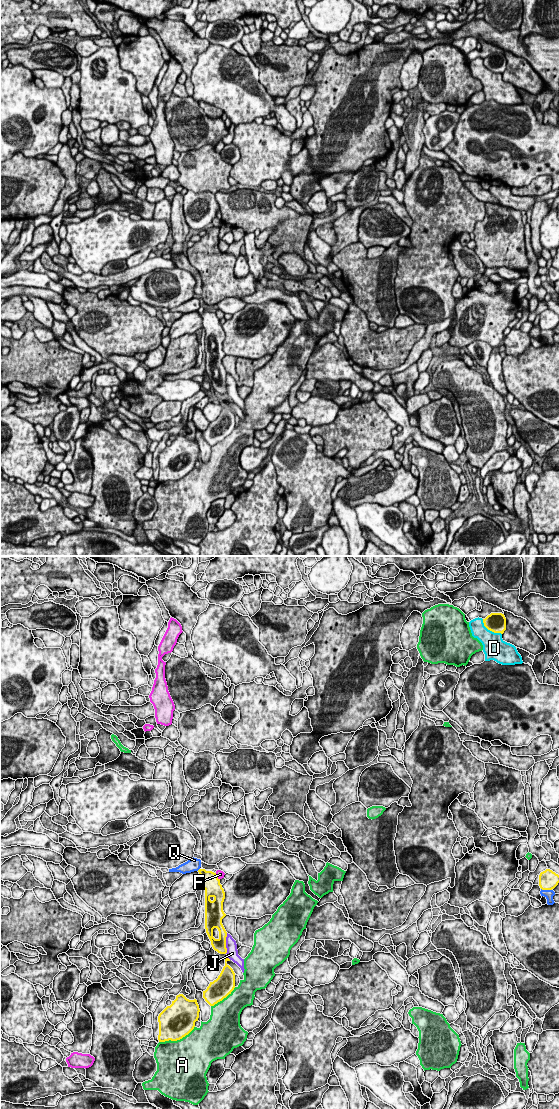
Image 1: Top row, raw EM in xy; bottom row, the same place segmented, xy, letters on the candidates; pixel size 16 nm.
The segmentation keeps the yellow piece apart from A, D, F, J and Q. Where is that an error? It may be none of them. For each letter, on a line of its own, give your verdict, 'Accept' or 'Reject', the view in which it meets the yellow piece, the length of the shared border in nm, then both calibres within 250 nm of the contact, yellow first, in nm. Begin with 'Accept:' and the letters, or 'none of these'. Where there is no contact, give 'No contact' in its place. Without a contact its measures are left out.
Accept: J
A: Reject. Touches yellow in xy. Shared border 650 nm. Thickness 500 nm (yellow) against 480 nm
D: Reject. Touches yellow in xy. Shared border 400 nm. Thickness 320 nm (yellow) against 360 nm
F: Reject. Touches yellow in xy. Shared border 130 nm. Thickness 280 nm (yellow) against 130 nm
J: Accept. Touches yellow in xy. Shared border 340 nm. Thickness 220 nm (yellow) against 190 nm
Q: Reject. Touches yellow in xy. Shared border 180 nm. Thickness 320 nm (yellow) against 140 nm

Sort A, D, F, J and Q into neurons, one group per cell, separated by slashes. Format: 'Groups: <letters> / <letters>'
Groups: A / D / F / J / Q

